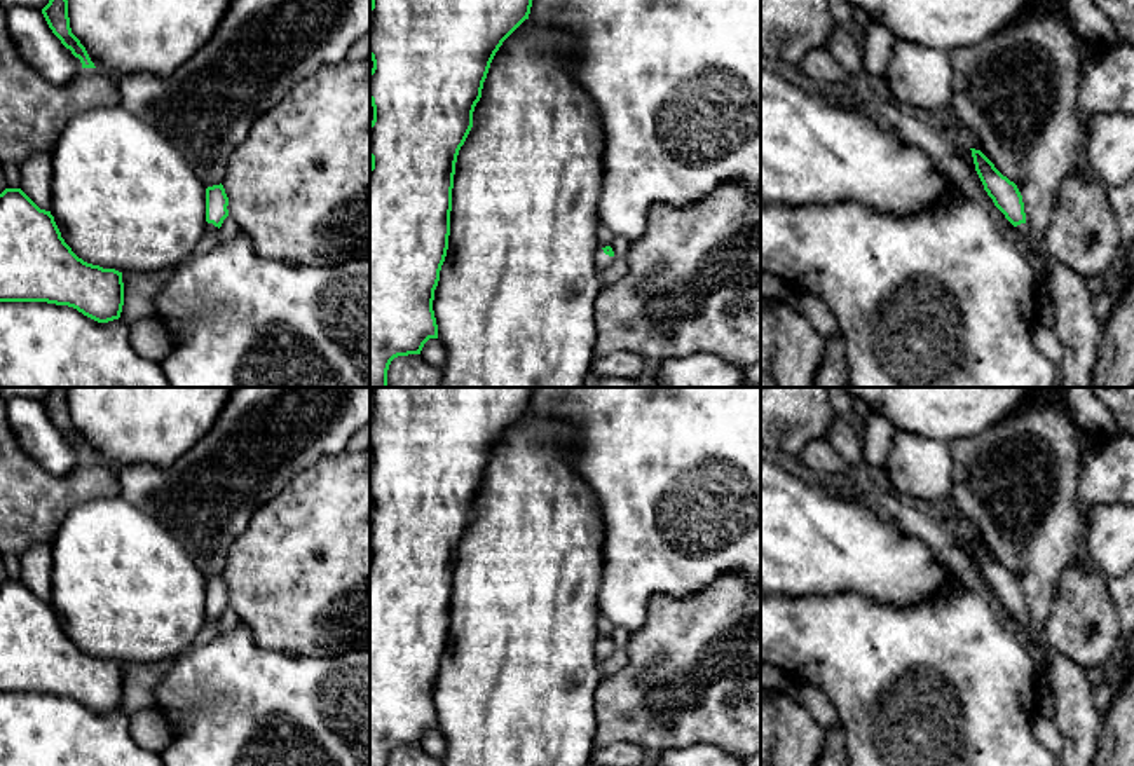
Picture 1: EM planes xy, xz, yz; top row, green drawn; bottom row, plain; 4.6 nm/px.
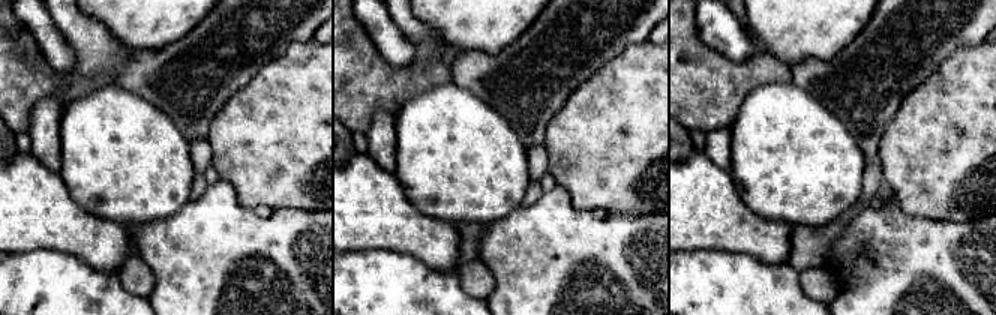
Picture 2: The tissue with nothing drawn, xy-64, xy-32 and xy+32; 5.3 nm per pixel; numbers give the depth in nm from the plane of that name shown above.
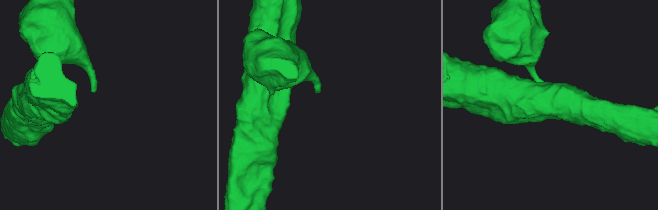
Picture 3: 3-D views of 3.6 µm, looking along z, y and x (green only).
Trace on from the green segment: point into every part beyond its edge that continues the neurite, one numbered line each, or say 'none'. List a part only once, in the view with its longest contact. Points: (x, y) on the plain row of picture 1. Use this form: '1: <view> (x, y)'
1: xz (602, 651)

